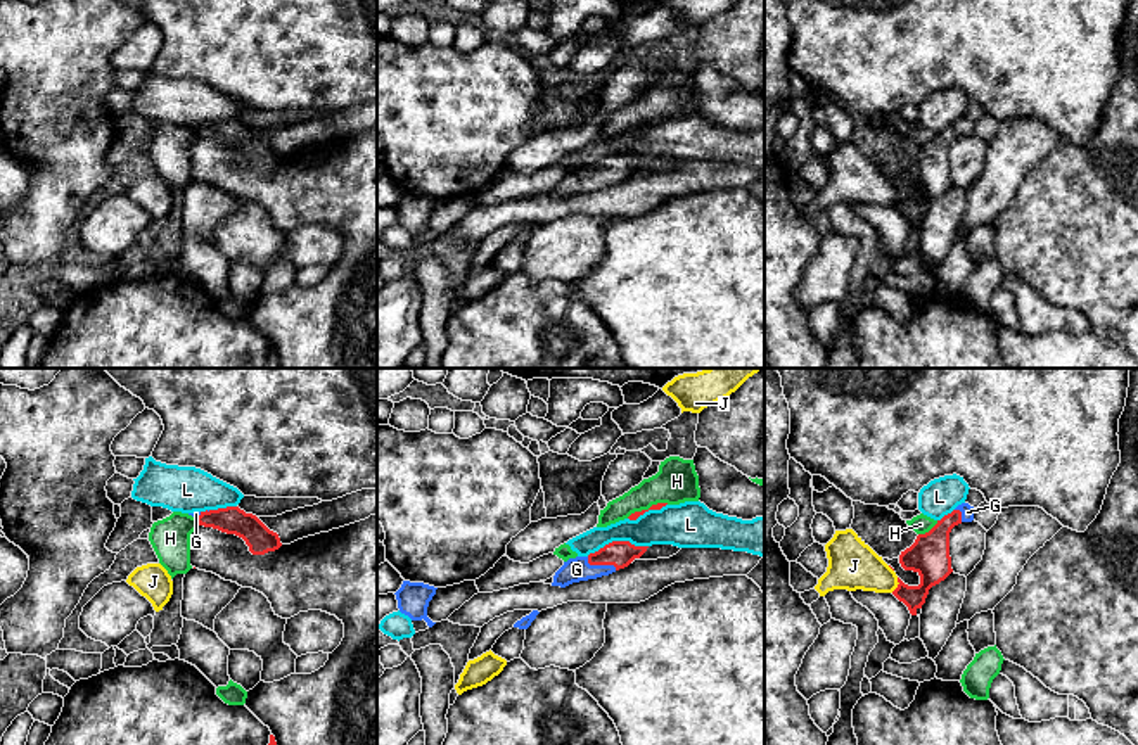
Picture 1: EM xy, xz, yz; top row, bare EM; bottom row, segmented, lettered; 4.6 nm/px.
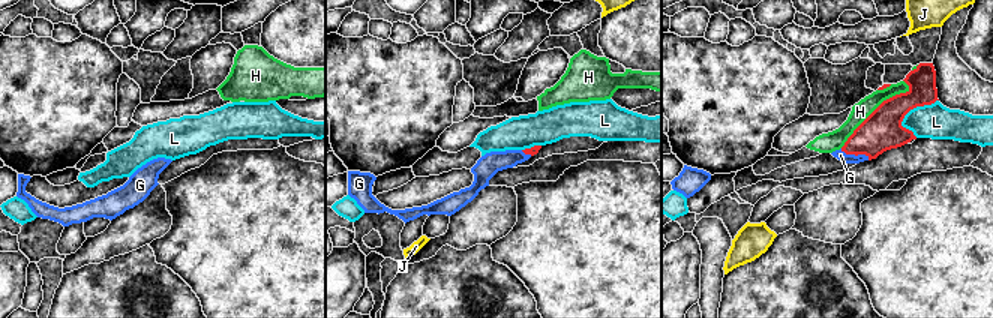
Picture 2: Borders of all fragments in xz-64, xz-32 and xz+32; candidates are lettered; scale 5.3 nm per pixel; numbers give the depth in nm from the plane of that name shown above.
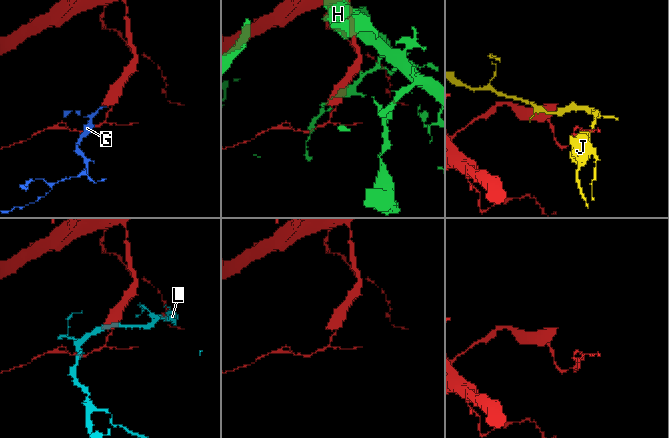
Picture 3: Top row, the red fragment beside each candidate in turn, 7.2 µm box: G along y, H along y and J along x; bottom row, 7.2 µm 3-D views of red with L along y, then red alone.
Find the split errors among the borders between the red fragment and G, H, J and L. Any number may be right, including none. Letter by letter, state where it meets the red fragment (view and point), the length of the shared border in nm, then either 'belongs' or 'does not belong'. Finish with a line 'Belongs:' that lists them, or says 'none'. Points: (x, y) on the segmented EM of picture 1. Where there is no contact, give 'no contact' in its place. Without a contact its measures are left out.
G: xz (600, 564) | 160 nm | belongs
H: xz (649, 509) | 220 nm | does not belong
J: yz (898, 585) | 80 nm | does not belong
L: xz (616, 541) | 300 nm | does not belong
Belongs: G

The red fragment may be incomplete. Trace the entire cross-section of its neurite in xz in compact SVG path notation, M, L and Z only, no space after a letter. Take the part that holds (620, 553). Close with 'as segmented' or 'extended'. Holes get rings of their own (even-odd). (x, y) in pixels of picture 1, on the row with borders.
M612 541L588 557L564 562L555 572L552 586L566 588L572 583L609 576L640 558L649 546L635 546L630 541Z; extended

